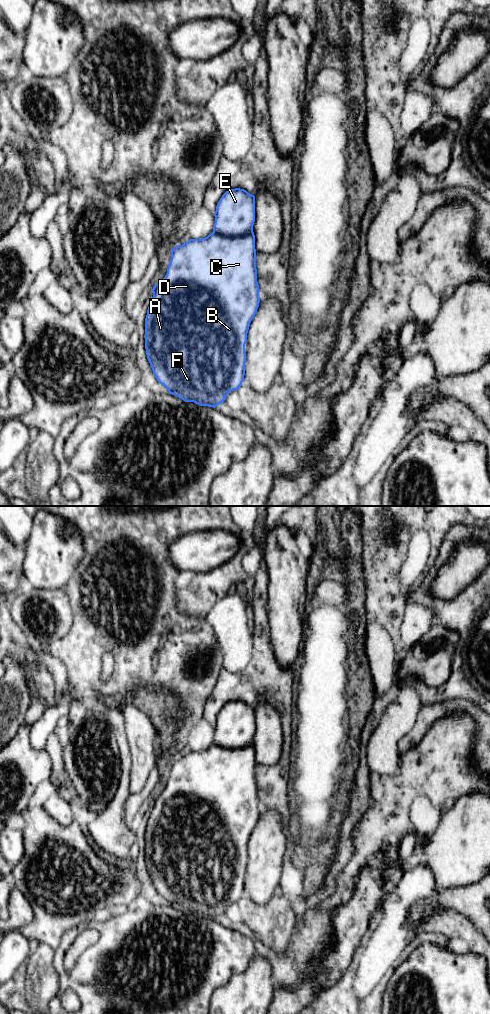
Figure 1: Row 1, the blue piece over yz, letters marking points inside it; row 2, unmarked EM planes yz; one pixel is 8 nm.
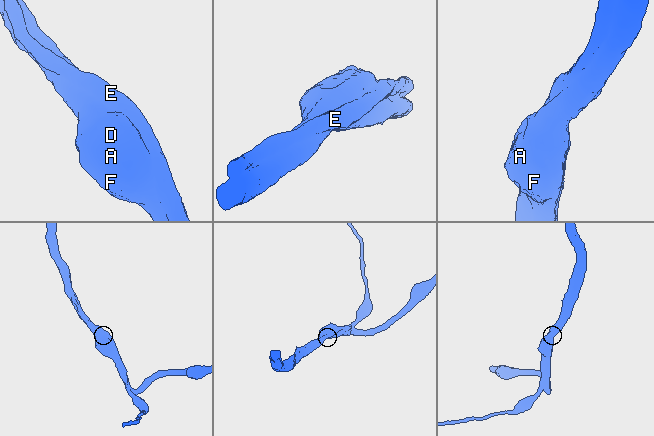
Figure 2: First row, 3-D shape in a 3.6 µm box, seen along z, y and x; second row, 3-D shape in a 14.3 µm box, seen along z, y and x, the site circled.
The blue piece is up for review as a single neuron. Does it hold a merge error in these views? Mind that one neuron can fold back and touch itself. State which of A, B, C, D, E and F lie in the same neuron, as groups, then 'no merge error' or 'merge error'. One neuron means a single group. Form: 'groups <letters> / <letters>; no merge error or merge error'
groups A B C D E F; no merge error

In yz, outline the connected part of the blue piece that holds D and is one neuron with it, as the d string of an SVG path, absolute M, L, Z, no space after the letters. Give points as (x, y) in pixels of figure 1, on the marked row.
M230 189L220 198L214 216L211 234L201 239L190 239L171 250L167 273L152 289L144 335L146 355L153 374L169 394L185 402L213 408L224 402L231 391L238 390L244 381L247 333L260 303L253 232L255 196L244 189Z

